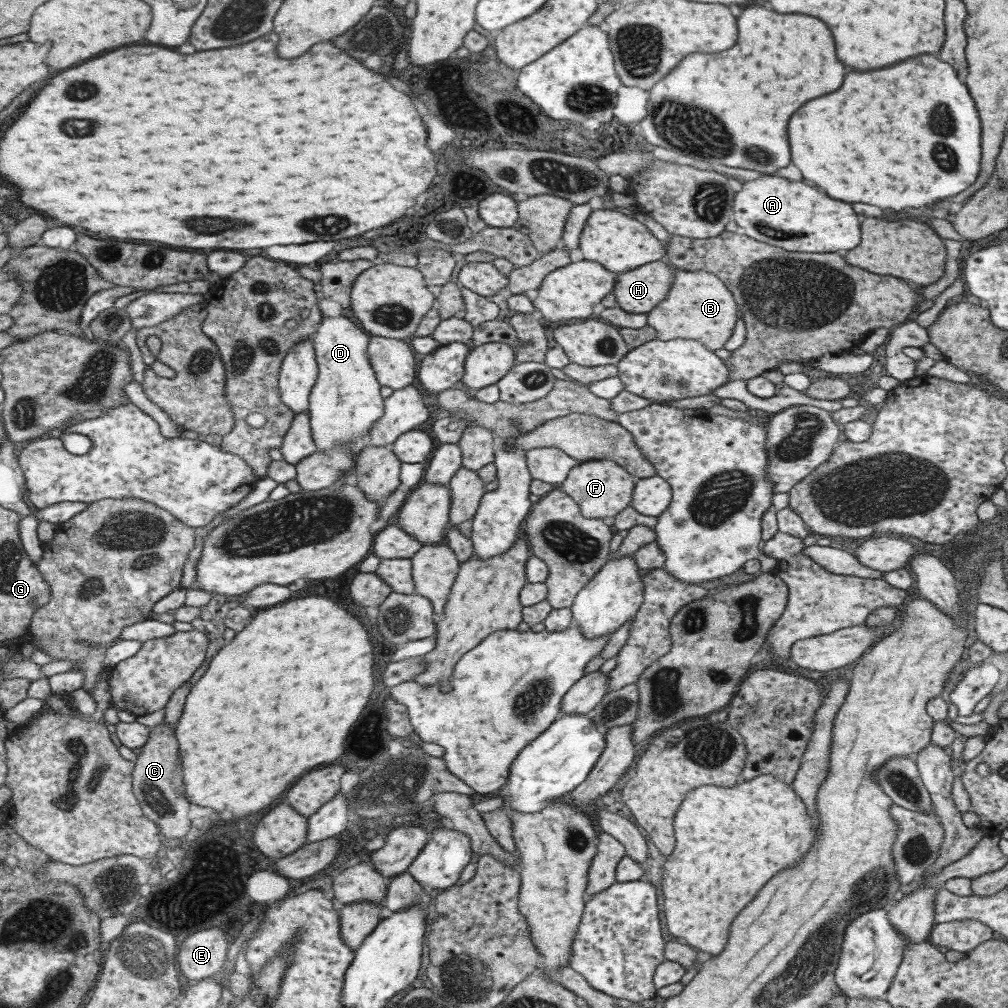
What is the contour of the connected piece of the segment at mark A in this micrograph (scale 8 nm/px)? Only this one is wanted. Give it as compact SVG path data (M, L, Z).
M763 174L754 180L745 181L741 189L734 193L731 212L731 219L743 235L786 251L837 253L839 250L851 250L860 243L860 226L849 204L831 200L815 188L805 186L805 182L787 181L779 175Z

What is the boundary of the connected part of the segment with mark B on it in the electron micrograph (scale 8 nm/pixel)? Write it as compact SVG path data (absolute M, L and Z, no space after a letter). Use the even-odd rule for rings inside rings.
M672 269L672 283L664 300L646 313L647 325L656 332L656 338L696 340L707 350L722 348L737 320L737 305L726 286L714 275L705 271Z

